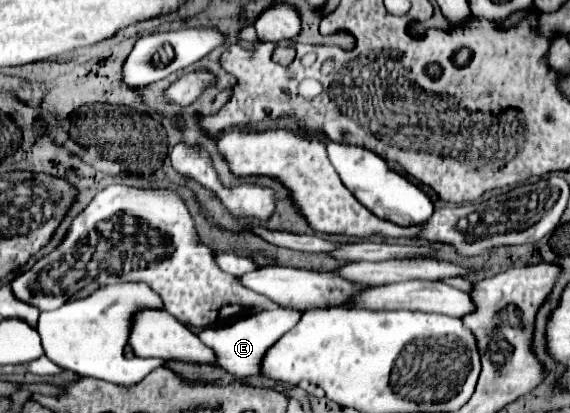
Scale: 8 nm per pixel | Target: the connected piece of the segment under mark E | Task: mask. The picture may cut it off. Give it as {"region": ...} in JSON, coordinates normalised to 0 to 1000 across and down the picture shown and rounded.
{"region":[[[488,743],[484,753],[453,753],[435,768],[418,772],[404,787],[393,787],[382,797],[379,792],[358,797],[351,806],[351,821],[361,840],[372,840],[372,850],[379,850],[379,874],[393,898],[400,898],[414,913],[453,913],[456,879],[463,874],[470,840],[477,840],[477,831],[484,831],[484,821],[491,821],[491,811],[505,806],[526,777],[526,768],[530,768],[526,753],[498,748],[498,743]]]}

